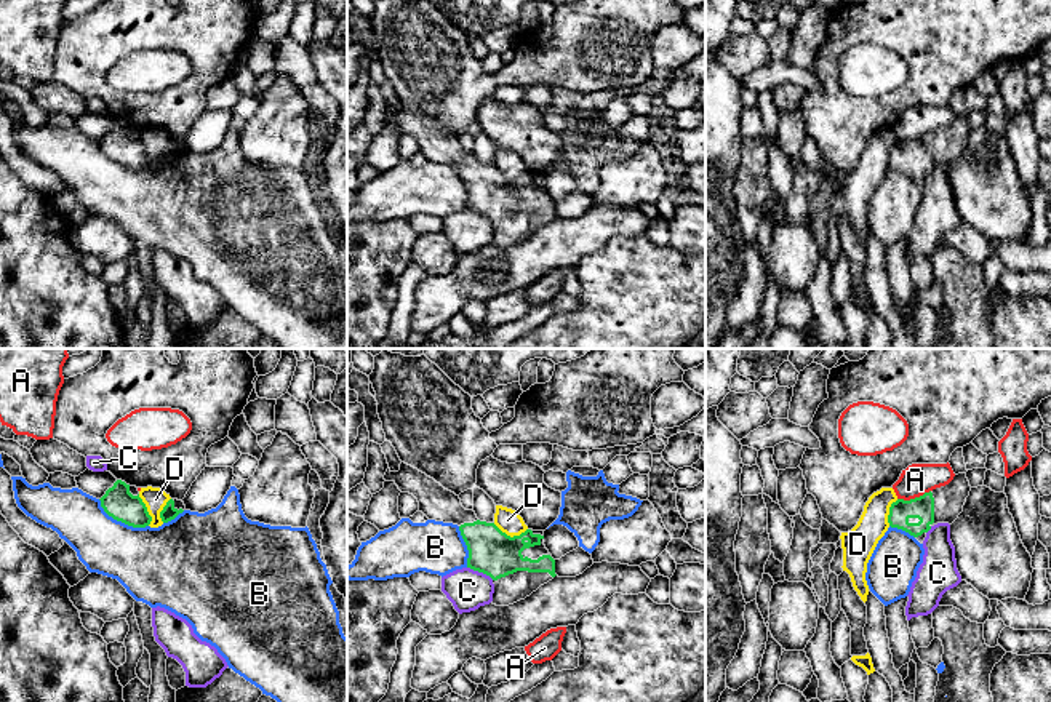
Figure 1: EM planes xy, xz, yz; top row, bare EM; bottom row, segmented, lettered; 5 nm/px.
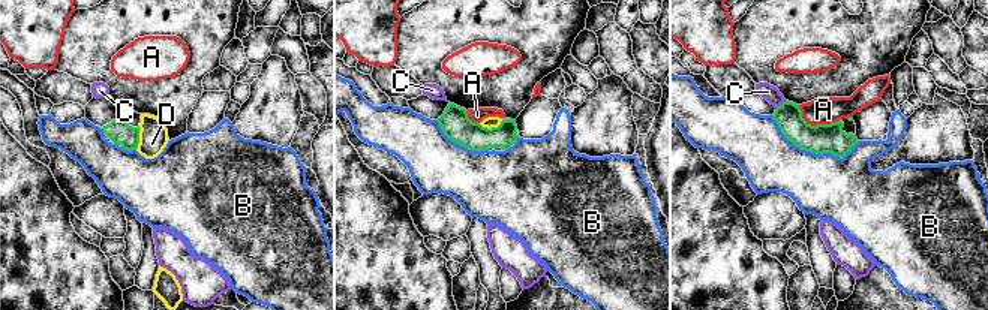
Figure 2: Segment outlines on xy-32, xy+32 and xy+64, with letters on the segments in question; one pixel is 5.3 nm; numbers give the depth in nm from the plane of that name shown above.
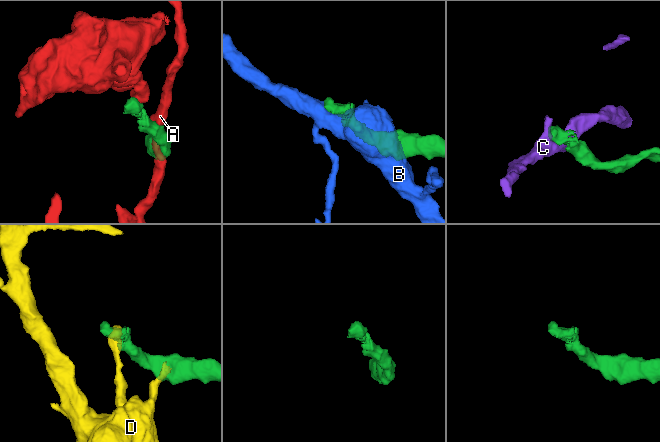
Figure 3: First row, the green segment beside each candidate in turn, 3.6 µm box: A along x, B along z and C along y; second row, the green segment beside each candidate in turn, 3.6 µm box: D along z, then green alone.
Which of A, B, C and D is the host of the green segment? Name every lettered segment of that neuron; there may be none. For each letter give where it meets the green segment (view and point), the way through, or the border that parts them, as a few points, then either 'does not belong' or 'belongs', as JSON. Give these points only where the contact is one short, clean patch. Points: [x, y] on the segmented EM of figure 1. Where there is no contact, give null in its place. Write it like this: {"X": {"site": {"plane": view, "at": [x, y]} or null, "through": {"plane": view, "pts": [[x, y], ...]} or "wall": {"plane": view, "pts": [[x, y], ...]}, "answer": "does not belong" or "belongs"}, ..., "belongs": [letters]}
{"A": {"site": {"plane": "yz", "at": [915, 498]}, "answer": "does not belong"}, "B": {"site": {"plane": "xy", "at": [120, 520]}, "answer": "does not belong"}, "C": {"site": {"plane": "xz", "at": [480, 571]}, "answer": "does not belong"}, "D": {"site": {"plane": "xz", "at": [509, 536]}, "wall": {"plane": "xz", "pts": [[493, 523], [511, 536], [519, 536], [527, 530]]}, "answer": "does not belong"}, "belongs": []}

